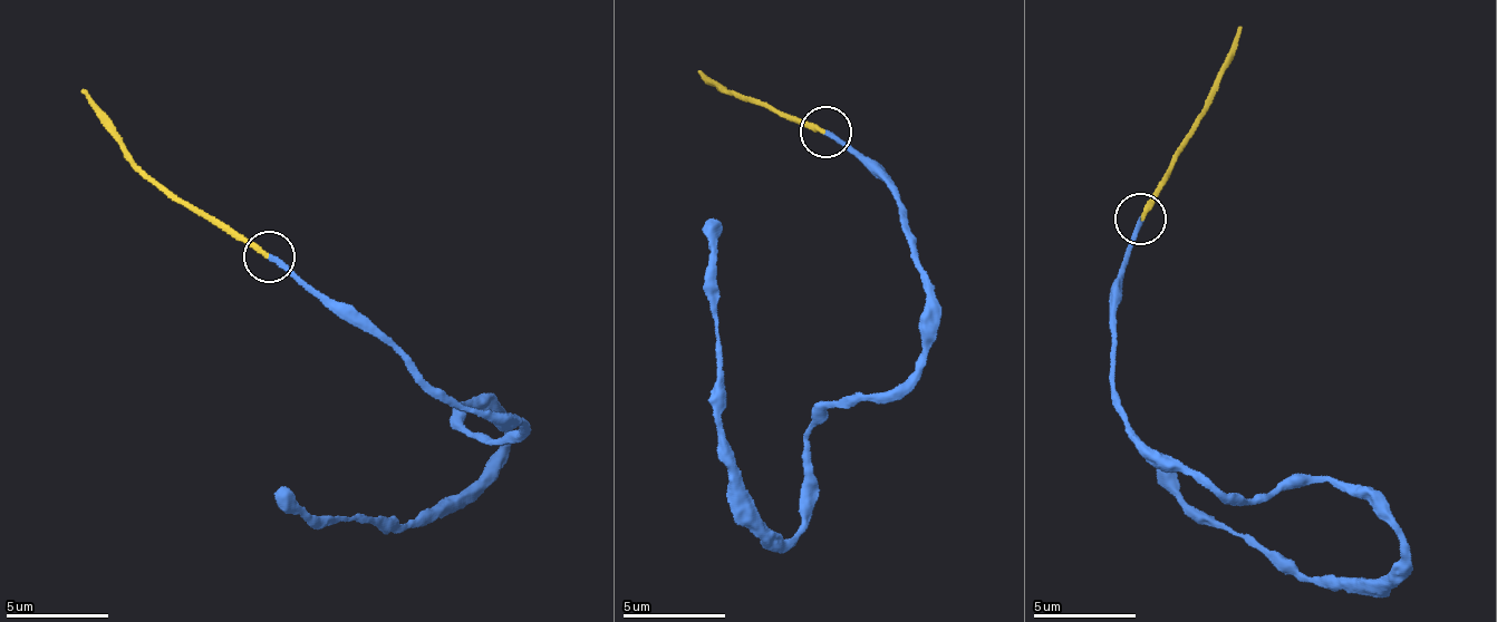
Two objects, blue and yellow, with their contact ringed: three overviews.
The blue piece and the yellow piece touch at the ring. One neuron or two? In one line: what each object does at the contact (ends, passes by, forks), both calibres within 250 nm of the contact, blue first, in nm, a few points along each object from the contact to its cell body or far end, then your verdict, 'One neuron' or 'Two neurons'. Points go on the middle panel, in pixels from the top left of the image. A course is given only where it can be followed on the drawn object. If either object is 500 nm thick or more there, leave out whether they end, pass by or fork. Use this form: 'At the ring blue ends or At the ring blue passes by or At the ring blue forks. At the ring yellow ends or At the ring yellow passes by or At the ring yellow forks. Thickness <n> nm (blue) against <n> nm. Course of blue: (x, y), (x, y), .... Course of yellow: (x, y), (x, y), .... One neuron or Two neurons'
At the ring blue ends. At the ring yellow ends. Thickness 280 nm (blue) against 240 nm. Course of blue: (827, 130), (884, 167), (926, 351), (809, 434), (784, 541), (724, 431), (715, 216). Course of yellow: (822, 129), (734, 97), (697, 74). One neuron

